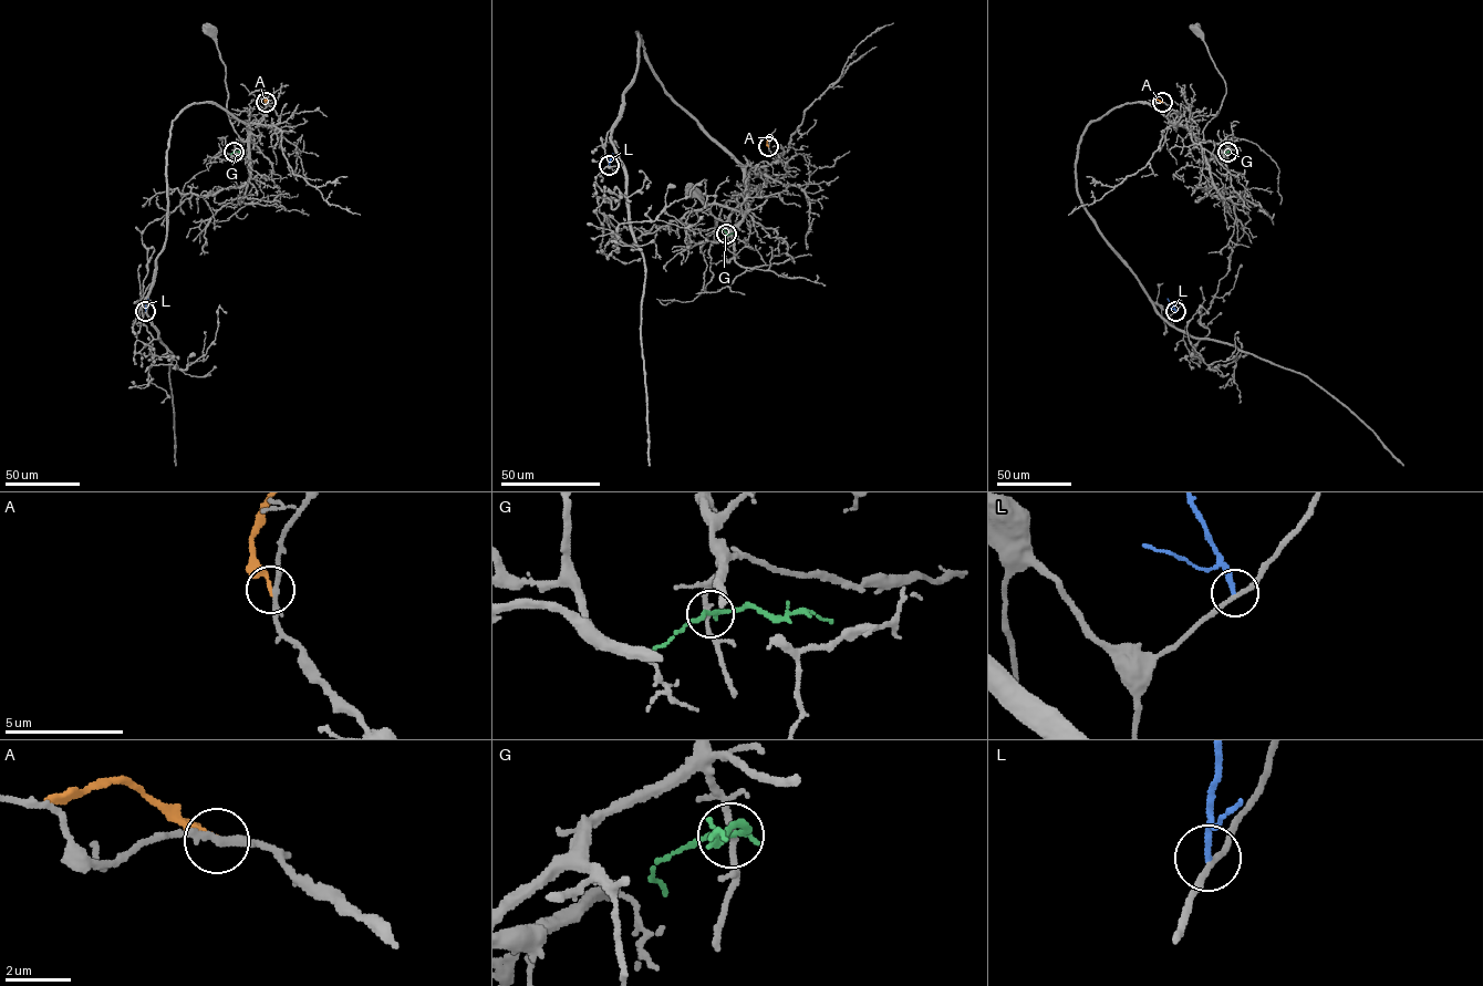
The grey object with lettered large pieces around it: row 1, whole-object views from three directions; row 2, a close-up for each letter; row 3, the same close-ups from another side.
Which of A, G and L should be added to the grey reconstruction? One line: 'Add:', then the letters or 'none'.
Add: none

